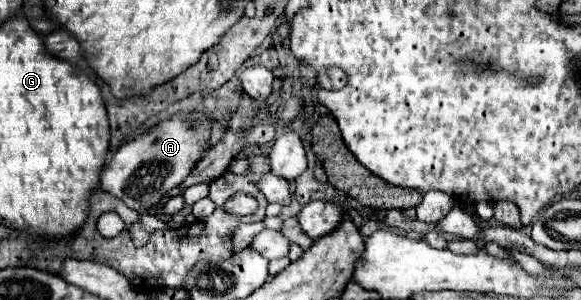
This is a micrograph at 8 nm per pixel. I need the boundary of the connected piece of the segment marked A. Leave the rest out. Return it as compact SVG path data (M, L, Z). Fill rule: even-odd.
M181 109L173 113L169 119L157 123L153 129L123 143L119 151L113 155L111 163L103 167L101 189L107 193L113 193L119 199L125 199L125 203L141 215L139 221L130 227L130 234L135 245L145 245L151 233L158 229L171 229L156 215L150 215L149 209L157 205L163 199L163 195L167 195L171 189L179 187L183 179L191 173L191 169L211 149L209 145L211 123L213 123L213 113L209 109ZM191 119L197 121L195 127L189 125Z

